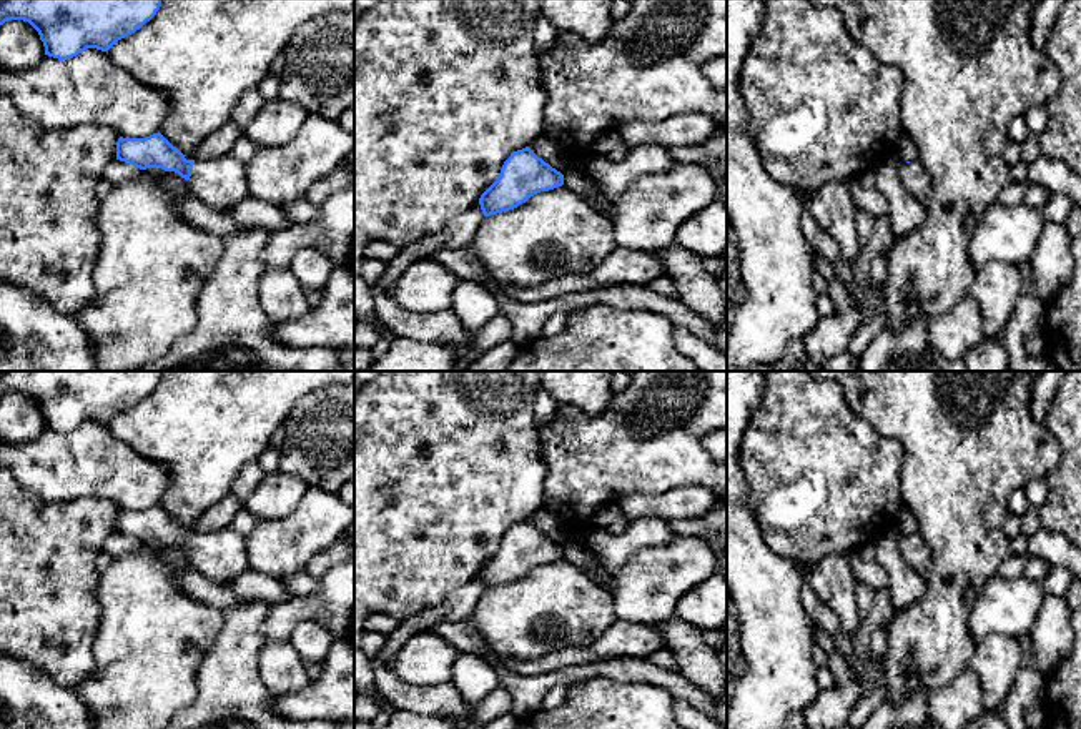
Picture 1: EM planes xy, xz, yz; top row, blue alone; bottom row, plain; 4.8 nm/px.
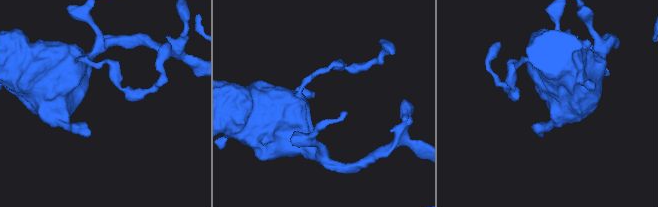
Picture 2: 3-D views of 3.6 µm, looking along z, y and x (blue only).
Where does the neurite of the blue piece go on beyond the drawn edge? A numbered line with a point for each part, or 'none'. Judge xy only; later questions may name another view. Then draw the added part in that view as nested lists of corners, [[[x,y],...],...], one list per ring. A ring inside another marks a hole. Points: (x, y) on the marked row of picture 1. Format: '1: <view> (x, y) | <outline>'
1: xy (220, 183) | [[[231,155],[195,160],[190,190],[213,210],[230,210],[246,195],[246,166]]]

